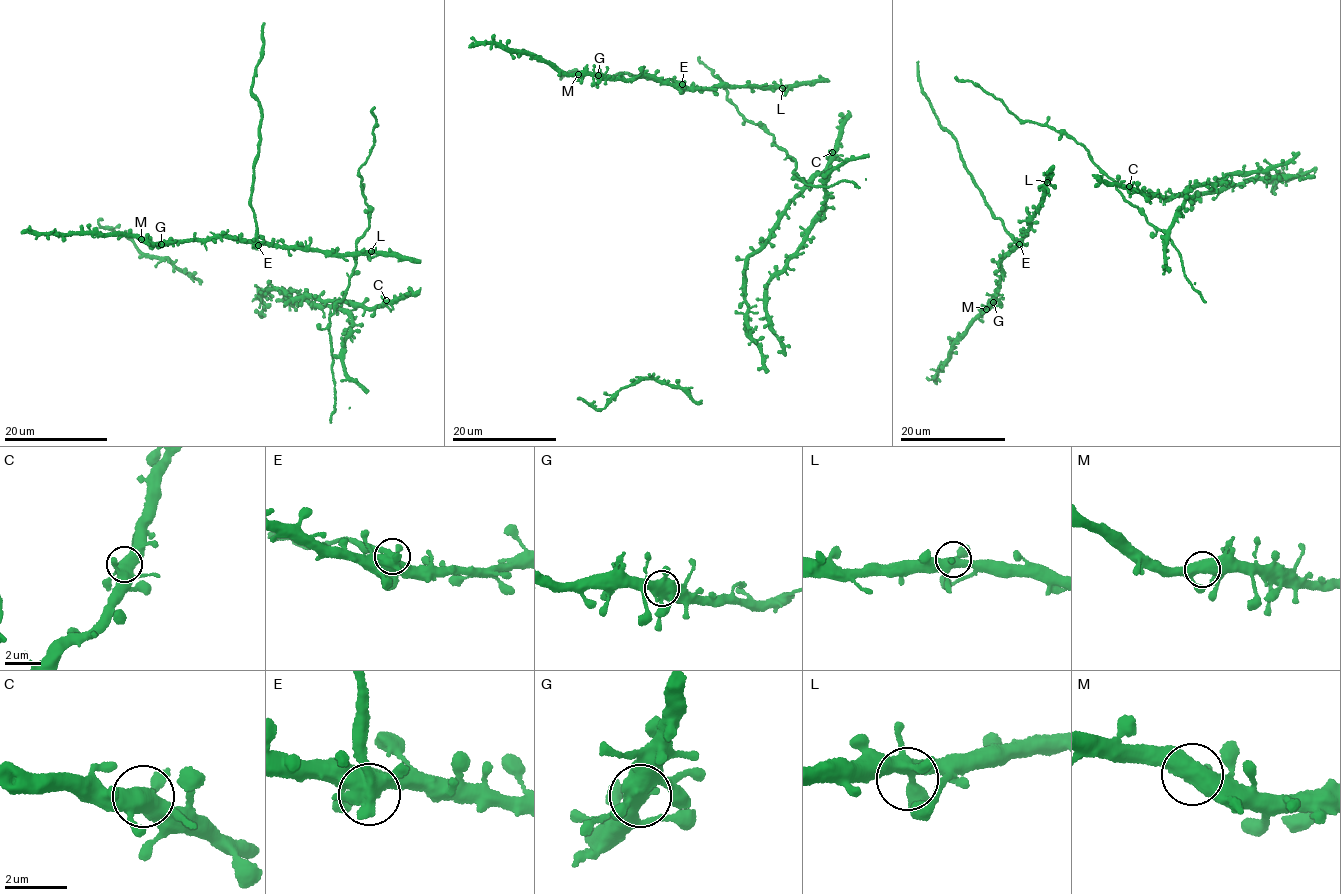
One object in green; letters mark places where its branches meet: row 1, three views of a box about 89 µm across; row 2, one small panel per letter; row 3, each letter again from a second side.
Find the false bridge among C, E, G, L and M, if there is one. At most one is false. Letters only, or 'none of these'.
E

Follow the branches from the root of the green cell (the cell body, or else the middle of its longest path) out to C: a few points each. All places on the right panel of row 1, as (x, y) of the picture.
C: (1116, 184), (1129, 186)

